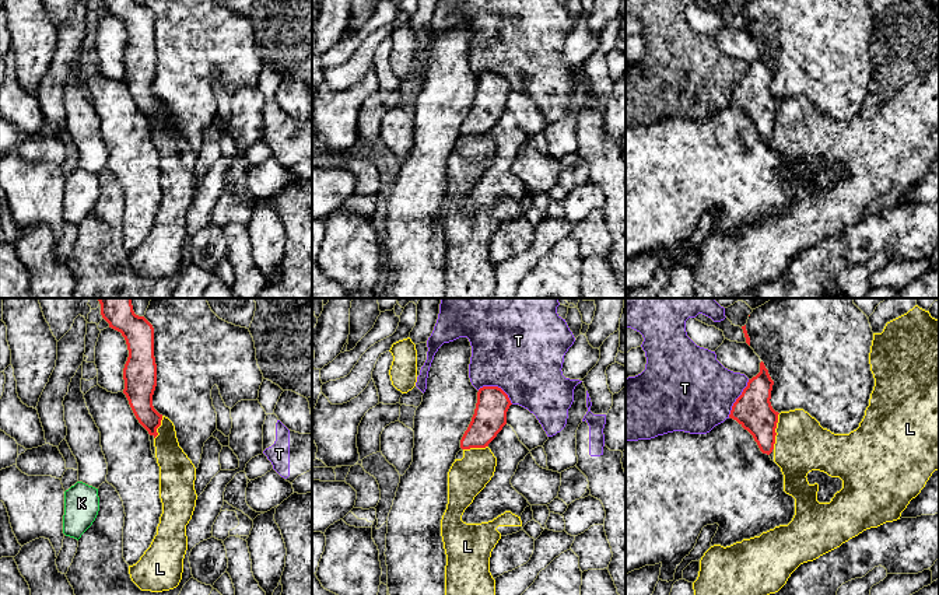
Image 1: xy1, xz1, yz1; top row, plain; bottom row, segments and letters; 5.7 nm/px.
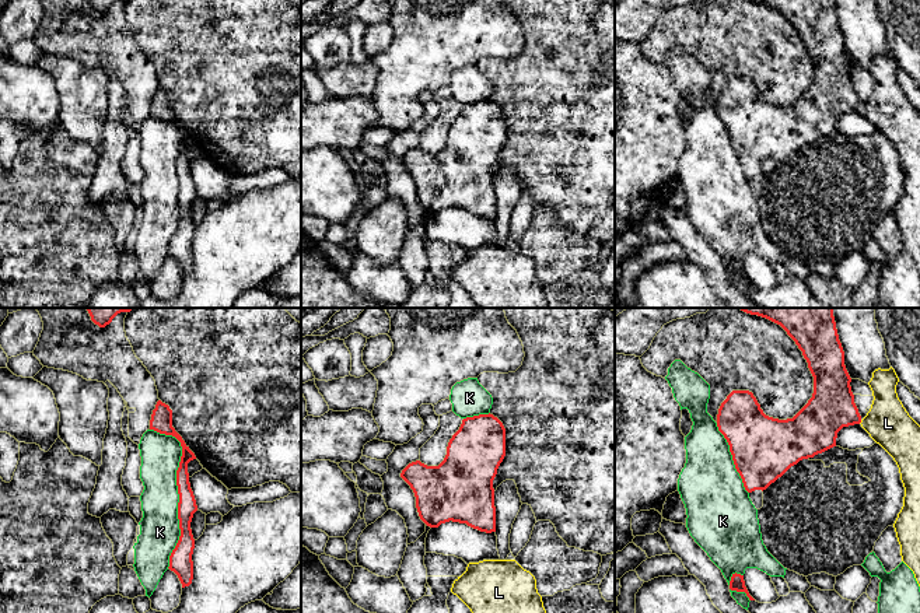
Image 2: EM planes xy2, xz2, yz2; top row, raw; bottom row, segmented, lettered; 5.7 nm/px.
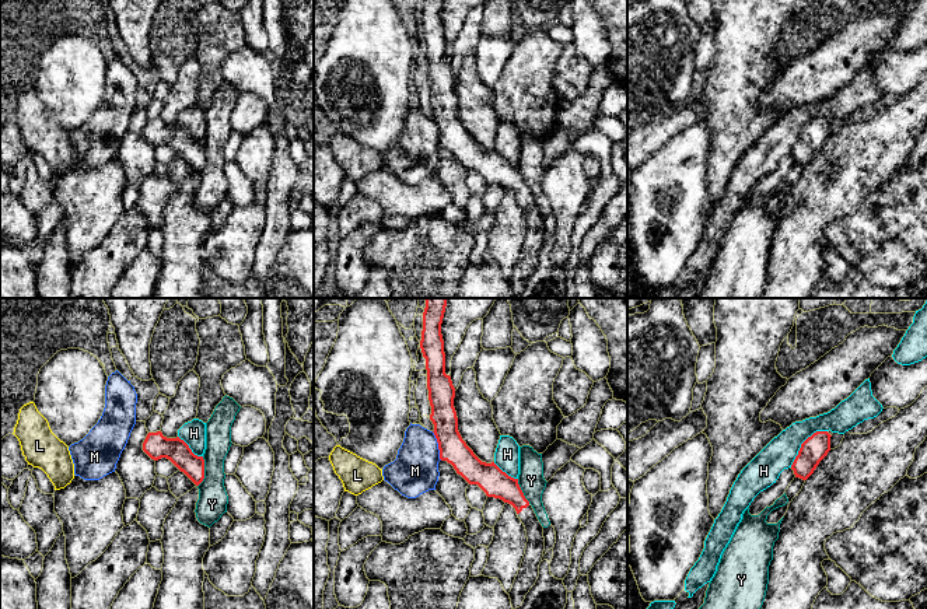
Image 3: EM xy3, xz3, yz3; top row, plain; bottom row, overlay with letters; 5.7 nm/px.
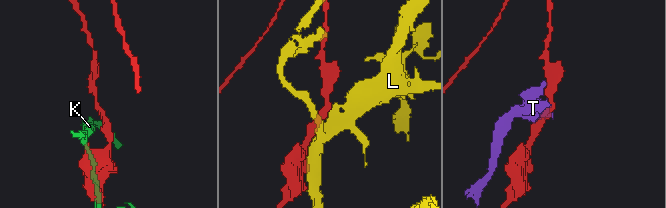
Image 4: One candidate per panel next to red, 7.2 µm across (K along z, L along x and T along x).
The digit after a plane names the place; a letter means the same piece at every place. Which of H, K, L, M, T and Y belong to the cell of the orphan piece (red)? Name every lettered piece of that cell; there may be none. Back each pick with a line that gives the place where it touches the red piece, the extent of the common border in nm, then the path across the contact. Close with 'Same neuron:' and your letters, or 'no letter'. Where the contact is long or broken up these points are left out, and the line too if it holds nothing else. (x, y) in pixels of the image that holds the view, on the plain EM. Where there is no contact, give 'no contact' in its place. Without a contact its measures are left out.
Same neuron: no letter

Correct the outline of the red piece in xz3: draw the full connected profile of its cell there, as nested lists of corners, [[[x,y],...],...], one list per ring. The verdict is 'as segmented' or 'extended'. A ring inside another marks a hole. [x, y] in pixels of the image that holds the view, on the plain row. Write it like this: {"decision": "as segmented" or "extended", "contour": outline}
{"decision": "extended", "contour": [[[423,0],[420,27],[420,35],[426,45],[433,119],[438,129],[440,146],[451,150],[469,171],[478,171],[487,183],[511,190],[525,213],[528,224],[525,241],[508,279],[513,295],[517,295],[539,263],[539,251],[545,237],[543,213],[525,185],[518,165],[508,162],[494,148],[482,148],[458,118],[458,104],[454,94],[455,74],[451,63],[445,60],[442,4],[444,0]]]}

